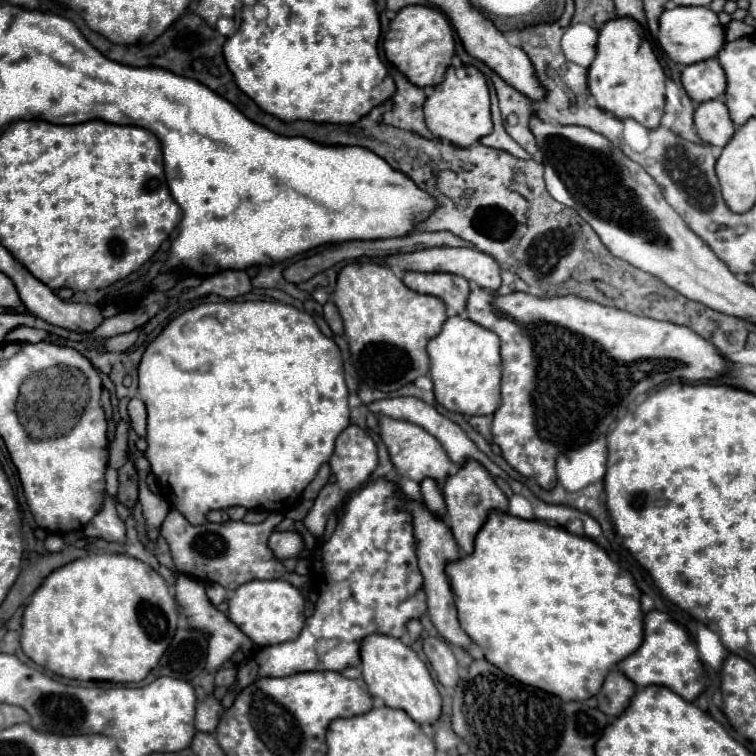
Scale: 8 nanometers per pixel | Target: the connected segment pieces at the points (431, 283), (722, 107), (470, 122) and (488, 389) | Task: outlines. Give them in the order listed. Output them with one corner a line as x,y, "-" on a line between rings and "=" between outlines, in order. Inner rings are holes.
408,271
404,275
404,283
416,293
440,297
446,303
446,307
452,307
456,313
464,313
464,309
466,309
470,283
464,277
450,275
450,273
=
710,99
700,103
698,109
694,111
694,125
698,137
704,143
718,147
724,147
736,131
734,123
730,121
726,103
722,99
=
472,65
448,67
444,81
434,87
434,93
424,103
424,117
428,129
436,137
446,139
456,147
470,147
480,141
492,129
490,93
484,75
=
450,317
446,319
440,335
428,343
428,355
430,355
430,379
434,383
434,395
442,407
462,415
492,415
498,409
502,365
500,365
500,341
496,333
482,329
482,325
474,325
474,321
470,319

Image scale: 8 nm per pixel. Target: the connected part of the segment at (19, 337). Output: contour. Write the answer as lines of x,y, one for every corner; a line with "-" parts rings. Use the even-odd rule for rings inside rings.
20,325
18,329
12,329
4,341
8,343
14,343
14,341
30,341
30,343
38,343
38,341
44,341
48,337
46,331
40,331
40,329
32,329
32,327
24,327

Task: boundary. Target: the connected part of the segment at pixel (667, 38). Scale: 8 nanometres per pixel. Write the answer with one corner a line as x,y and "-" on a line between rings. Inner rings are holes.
674,7
664,9
658,19
658,41
666,55
680,65
692,65
710,57
716,57
724,45
724,27
718,21
718,15
710,7

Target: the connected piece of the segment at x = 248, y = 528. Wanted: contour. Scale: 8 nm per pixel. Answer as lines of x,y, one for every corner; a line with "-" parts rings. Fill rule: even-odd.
170,509
162,523
162,535
170,545
174,565
180,573
192,575
204,583
218,583
226,591
234,591
242,583
254,579
284,577
286,573
284,563
274,559
274,553
268,547
268,537
280,521
282,515
270,515
264,523
258,525
250,525
244,521
226,521
226,523
206,523
194,527
182,517
182,513

